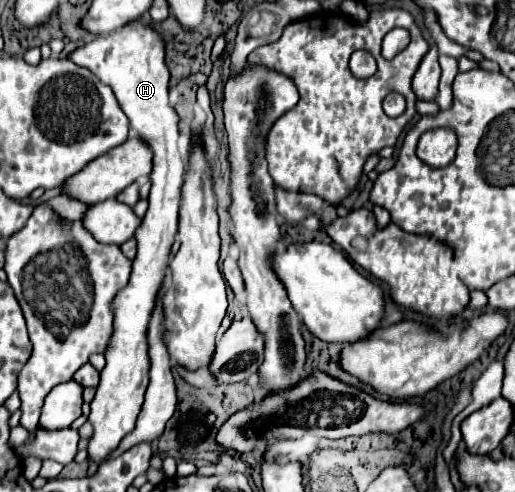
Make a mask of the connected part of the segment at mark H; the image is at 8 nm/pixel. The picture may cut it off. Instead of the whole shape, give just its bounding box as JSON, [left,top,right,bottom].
[70,17,184,463]

